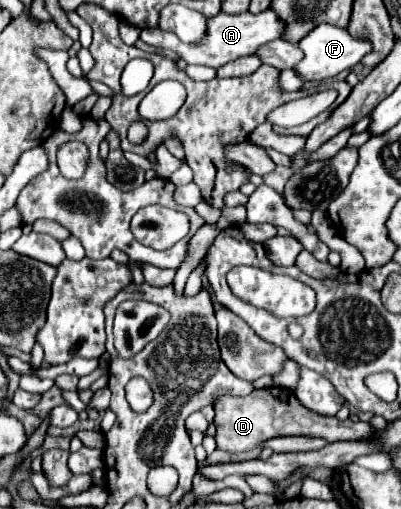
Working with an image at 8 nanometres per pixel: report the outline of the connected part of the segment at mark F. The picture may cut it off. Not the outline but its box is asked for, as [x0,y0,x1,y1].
[298,24,372,82]

